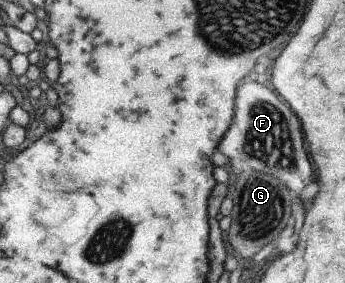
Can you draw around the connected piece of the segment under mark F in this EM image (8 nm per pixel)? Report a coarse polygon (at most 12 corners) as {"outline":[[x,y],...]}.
{"outline":[[238,85],[218,143],[226,163],[298,197],[312,179],[296,115],[270,87]]}

